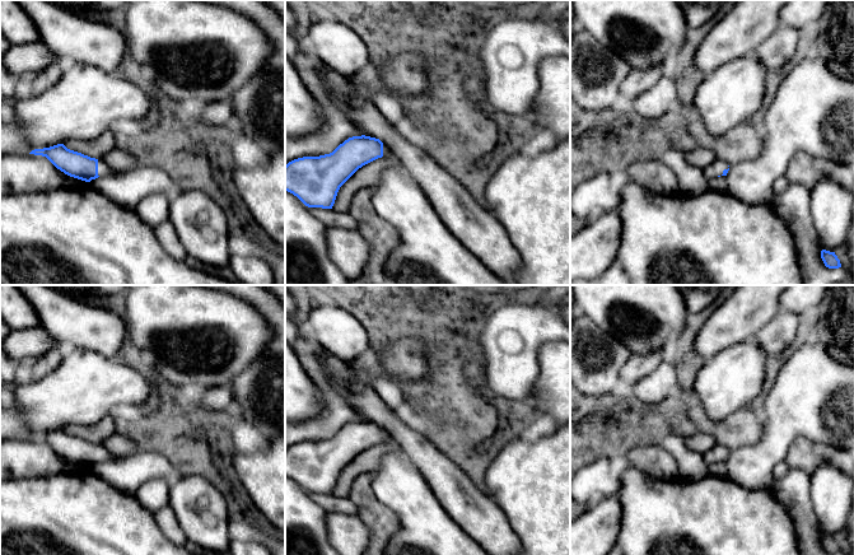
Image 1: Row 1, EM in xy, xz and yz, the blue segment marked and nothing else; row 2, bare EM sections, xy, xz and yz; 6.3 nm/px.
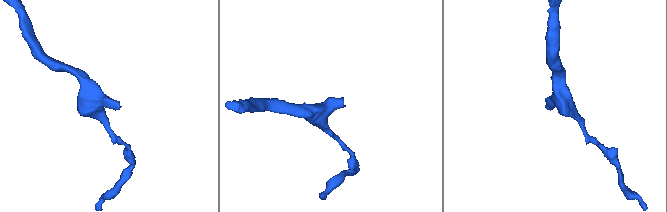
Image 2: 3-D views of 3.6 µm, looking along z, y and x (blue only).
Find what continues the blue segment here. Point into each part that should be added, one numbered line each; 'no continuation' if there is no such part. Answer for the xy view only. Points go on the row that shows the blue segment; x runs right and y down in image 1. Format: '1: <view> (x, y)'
1: xy (102, 168)

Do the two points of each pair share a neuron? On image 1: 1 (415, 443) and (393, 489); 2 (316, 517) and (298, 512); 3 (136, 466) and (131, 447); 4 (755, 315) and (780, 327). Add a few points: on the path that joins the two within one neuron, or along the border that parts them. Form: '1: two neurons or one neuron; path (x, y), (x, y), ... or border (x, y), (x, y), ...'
1: two neurons; border (400, 449), (426, 483)
2: one neuron; path (312, 517), (302, 516)
3: two neurons; border (135, 451), (115, 458)
4: two neurons; border (780, 309), (752, 337)

